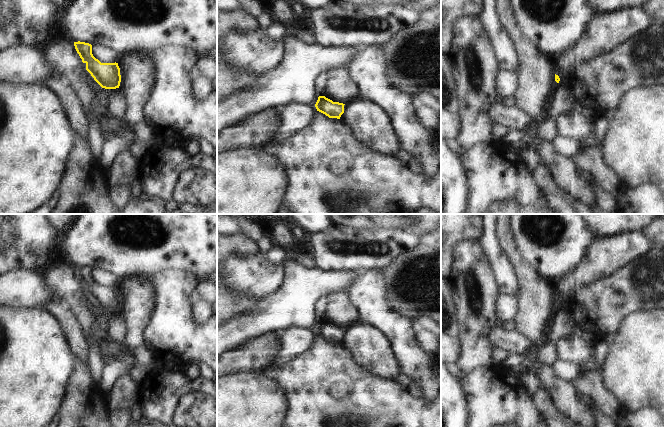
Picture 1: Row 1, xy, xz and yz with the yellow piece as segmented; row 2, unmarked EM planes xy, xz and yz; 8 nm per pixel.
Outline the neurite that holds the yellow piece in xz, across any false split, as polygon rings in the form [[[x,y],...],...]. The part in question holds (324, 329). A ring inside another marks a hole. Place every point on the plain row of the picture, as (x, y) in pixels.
[[[319,320],[315,331],[317,335],[325,338],[329,342],[340,343],[341,339],[344,337],[344,329],[343,327],[333,326],[325,320]]]

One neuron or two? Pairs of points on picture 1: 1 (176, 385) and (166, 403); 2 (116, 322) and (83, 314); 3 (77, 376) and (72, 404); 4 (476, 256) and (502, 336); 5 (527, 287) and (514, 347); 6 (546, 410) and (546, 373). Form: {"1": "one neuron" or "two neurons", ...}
{"1": "one neuron", "2": "two neurons", "3": "one neuron", "4": "two neurons", "5": "two neurons", "6": "two neurons"}

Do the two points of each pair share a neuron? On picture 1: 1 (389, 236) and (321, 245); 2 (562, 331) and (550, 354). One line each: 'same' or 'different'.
1: same
2: same

